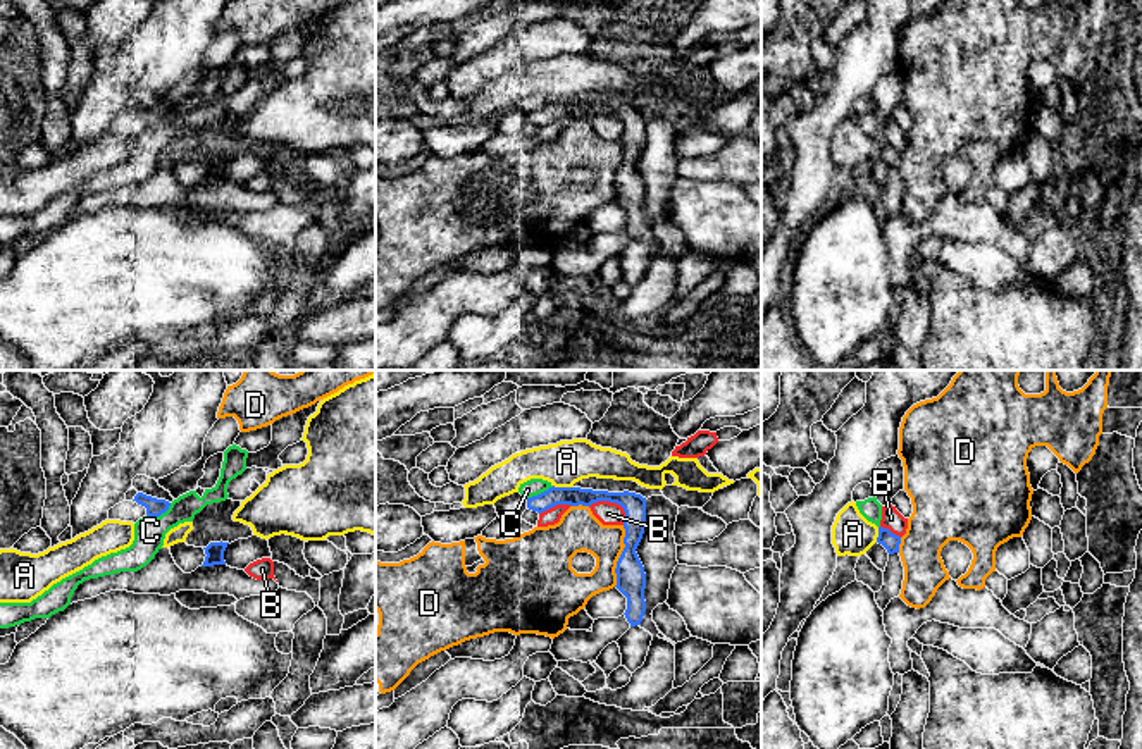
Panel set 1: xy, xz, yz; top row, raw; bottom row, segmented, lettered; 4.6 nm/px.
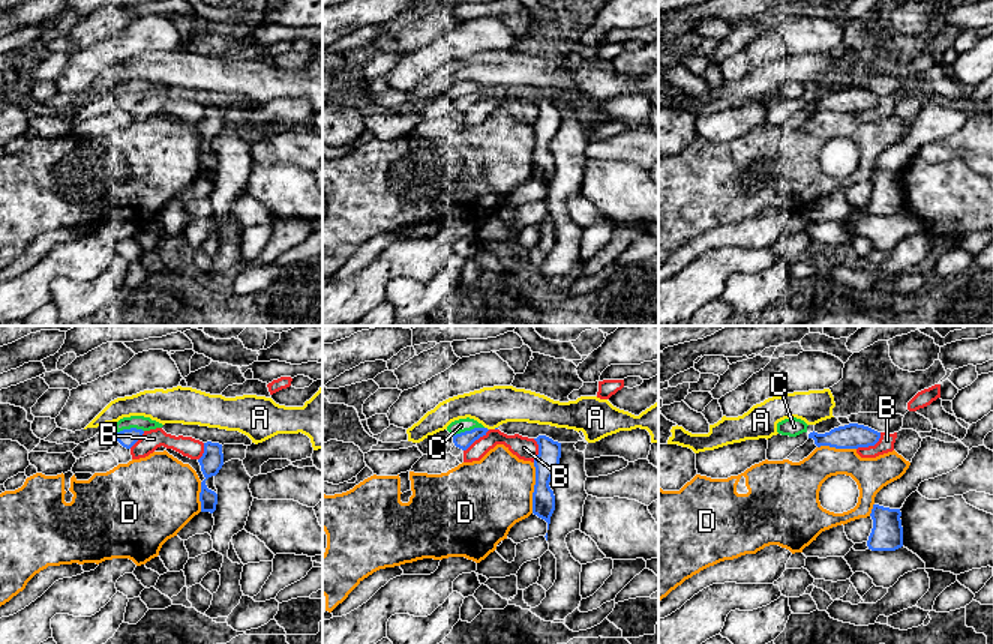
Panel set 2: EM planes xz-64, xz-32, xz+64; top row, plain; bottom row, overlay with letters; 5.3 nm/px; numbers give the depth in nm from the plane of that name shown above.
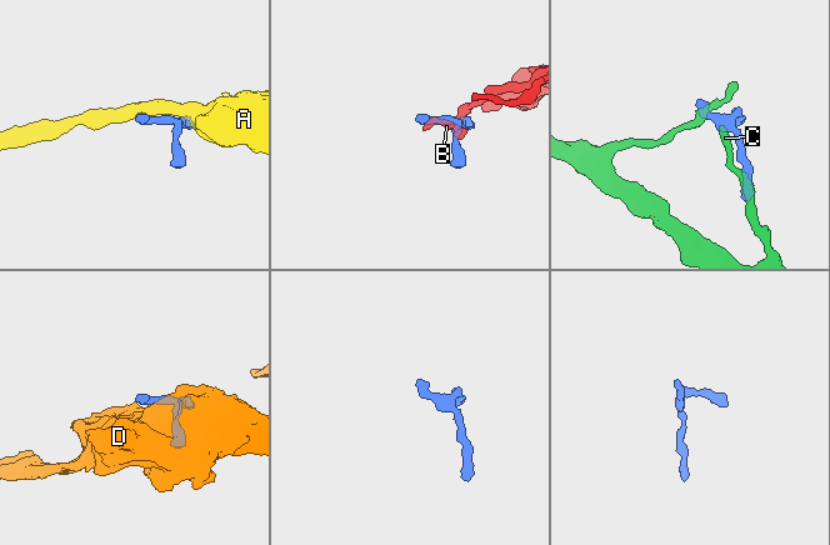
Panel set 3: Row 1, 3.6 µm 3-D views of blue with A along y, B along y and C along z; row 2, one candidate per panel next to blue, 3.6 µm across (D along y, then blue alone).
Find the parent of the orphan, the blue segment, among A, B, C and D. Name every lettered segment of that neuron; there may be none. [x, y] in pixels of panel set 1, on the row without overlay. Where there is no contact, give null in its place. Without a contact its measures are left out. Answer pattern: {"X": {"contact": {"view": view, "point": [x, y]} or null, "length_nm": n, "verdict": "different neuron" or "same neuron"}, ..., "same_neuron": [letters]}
{"A": {"contact": {"view": "xz", "point": [564, 102]}, "length_nm": 100, "verdict": "different neuron"}, "B": {"contact": {"view": "xz", "point": [614, 116]}, "length_nm": 190, "verdict": "different neuron"}, "C": {"contact": {"view": "xy", "point": [159, 129]}, "length_nm": 130, "verdict": "different neuron"}, "D": {"contact": {"view": "xz", "point": [620, 171]}, "length_nm": 300, "verdict": "different neuron"}, "same_neuron": []}

